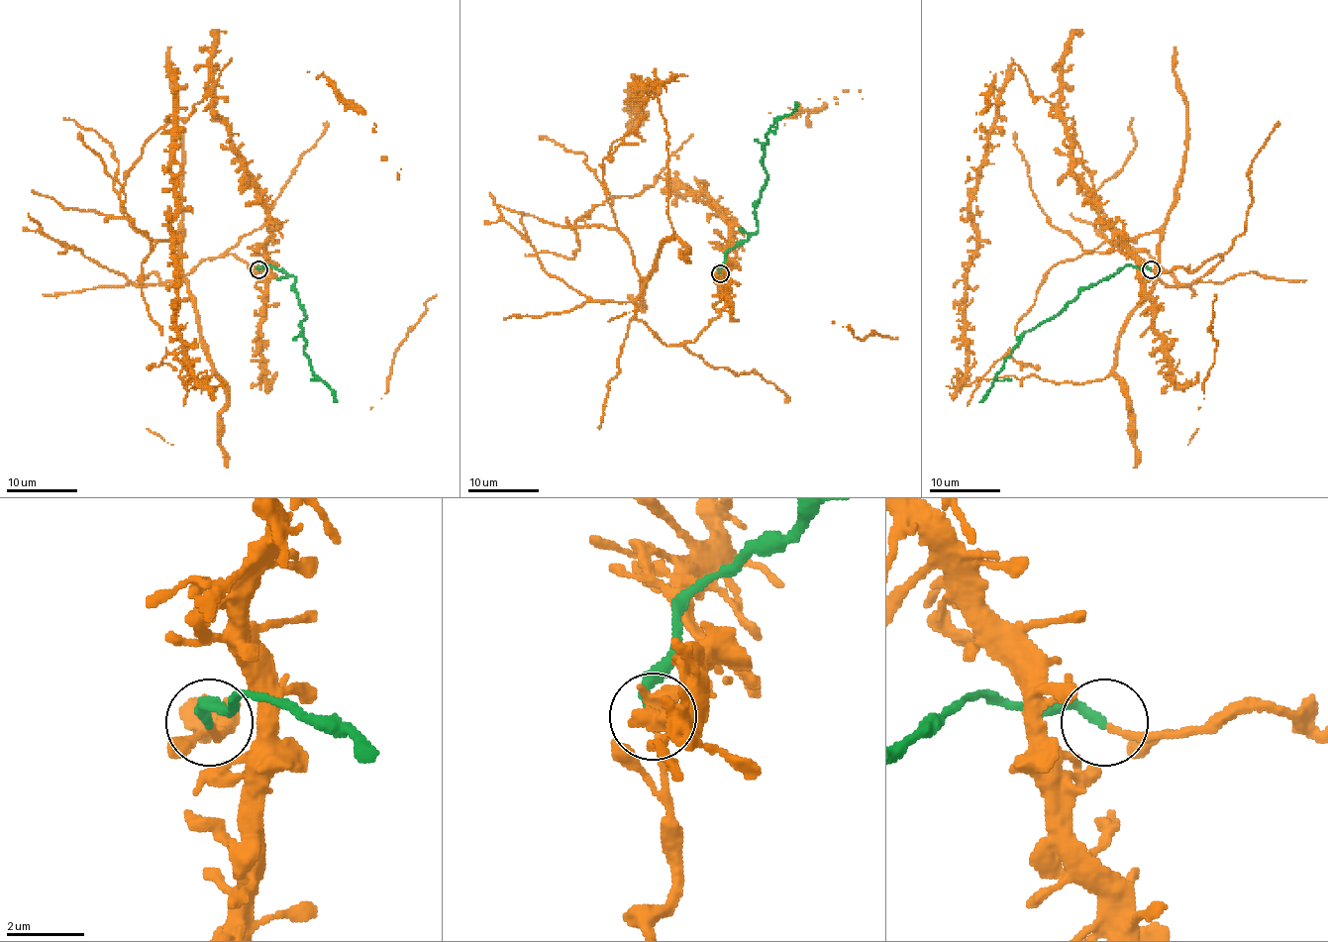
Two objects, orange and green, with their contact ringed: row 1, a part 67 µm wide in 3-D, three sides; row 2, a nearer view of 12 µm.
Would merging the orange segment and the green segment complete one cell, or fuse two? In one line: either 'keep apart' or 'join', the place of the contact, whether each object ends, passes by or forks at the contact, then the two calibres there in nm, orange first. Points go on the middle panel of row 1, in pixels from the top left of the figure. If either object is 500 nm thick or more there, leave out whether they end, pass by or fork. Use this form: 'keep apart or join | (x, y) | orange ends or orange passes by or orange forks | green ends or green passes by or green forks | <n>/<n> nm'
join | (720, 273) | orange passes by | green ends | 120/240 nm

